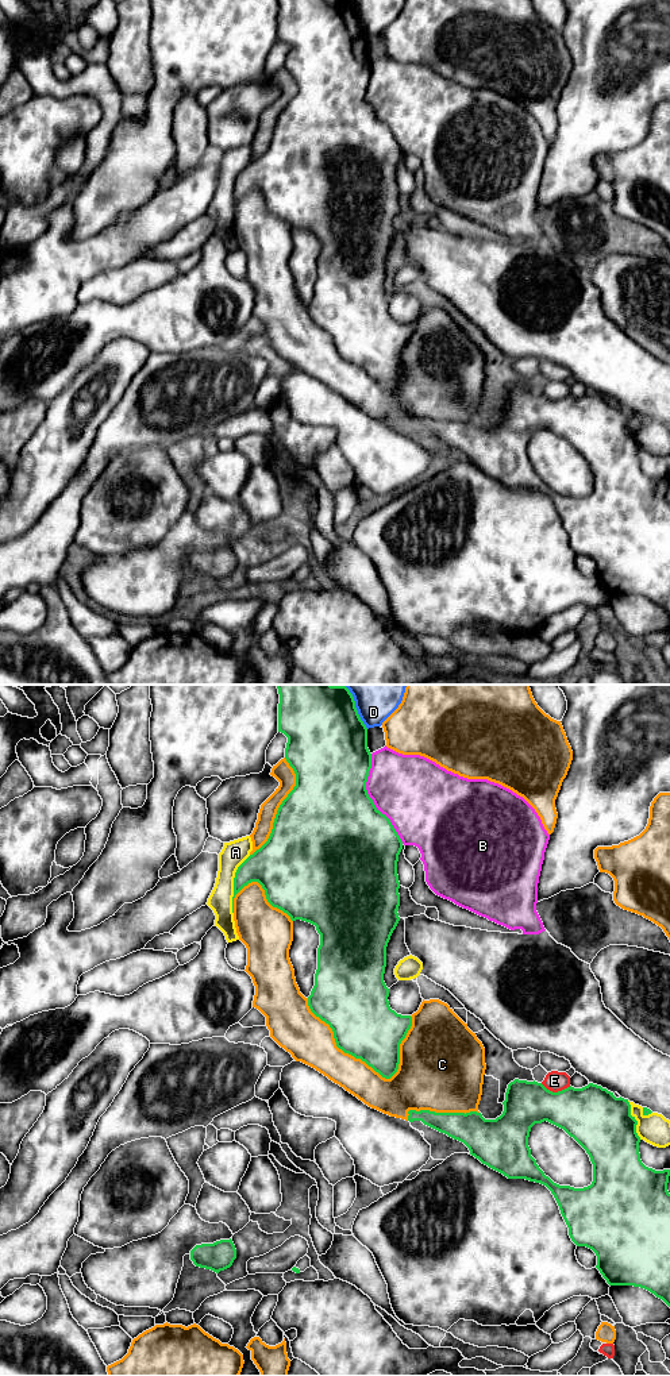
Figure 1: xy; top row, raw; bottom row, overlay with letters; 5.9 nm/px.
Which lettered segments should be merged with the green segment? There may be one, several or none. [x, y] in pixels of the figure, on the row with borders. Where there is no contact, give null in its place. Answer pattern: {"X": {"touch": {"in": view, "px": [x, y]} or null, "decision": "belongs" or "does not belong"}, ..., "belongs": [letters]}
{"A": {"touch": {"in": "xy", "px": [234, 885]}, "decision": "does not belong"}, "B": {"touch": {"in": "xy", "px": [370, 798]}, "decision": "does not belong"}, "C": {"touch": {"in": "xy", "px": [342, 1049]}, "decision": "belongs"}, "D": {"touch": {"in": "xy", "px": [355, 708]}, "decision": "does not belong"}, "E": {"touch": {"in": "xy", "px": [555, 1093]}, "decision": "does not belong"}, "belongs": ["C"]}

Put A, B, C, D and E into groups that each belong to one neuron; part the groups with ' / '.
A / B / C / D / E

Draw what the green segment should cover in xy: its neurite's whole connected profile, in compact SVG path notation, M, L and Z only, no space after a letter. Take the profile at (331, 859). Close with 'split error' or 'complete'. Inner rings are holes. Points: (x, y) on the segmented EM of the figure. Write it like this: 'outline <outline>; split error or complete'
outline M277 685L280 694L278 704L278 732L288 737L285 748L285 759L296 774L296 786L288 794L288 797L280 805L272 833L267 841L250 855L236 870L234 878L234 897L232 897L232 913L235 895L249 883L258 882L265 890L267 902L284 913L286 913L292 921L301 920L316 926L320 934L320 945L317 948L317 970L315 974L315 986L308 997L308 1006L311 1011L321 1021L330 1025L334 1032L336 1047L344 1053L361 1059L382 1078L390 1079L398 1069L400 1064L400 1044L405 1038L408 1030L412 1026L411 1015L397 1014L389 1006L389 988L384 982L384 974L386 967L386 947L393 930L396 929L400 917L400 882L397 875L398 855L403 849L403 841L393 828L390 820L382 814L369 797L366 790L366 782L369 771L371 768L371 753L367 748L367 728L361 720L355 708L353 694L346 686L332 685Z; complete

